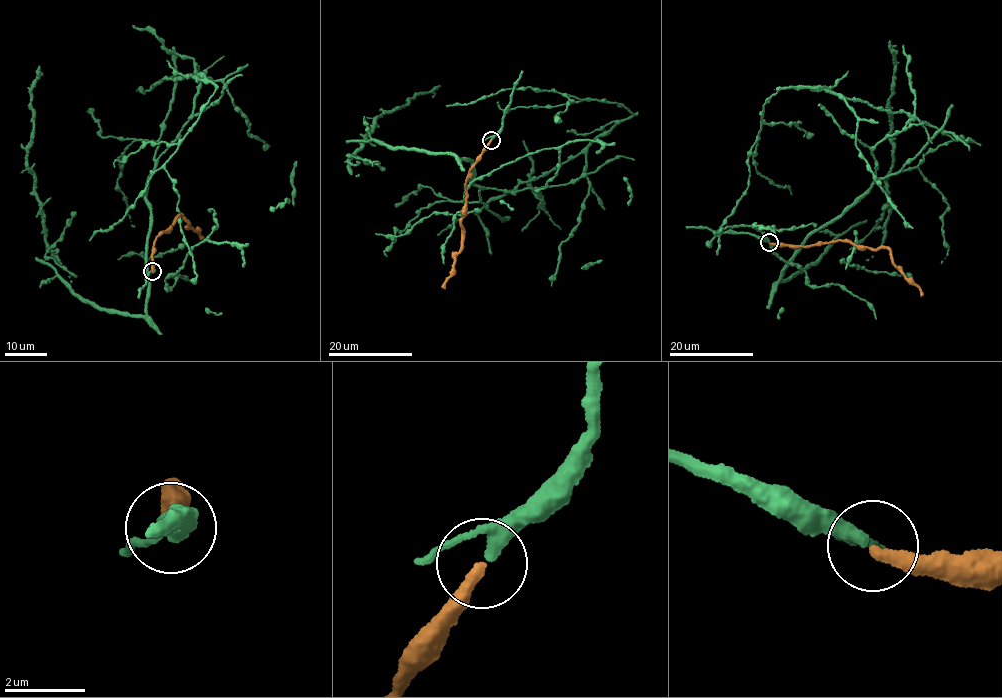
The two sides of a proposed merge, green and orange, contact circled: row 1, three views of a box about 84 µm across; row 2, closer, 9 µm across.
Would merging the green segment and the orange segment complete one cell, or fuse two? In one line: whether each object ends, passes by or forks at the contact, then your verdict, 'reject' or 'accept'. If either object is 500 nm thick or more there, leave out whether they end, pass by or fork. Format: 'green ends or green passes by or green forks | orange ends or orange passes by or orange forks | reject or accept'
green passes by | orange ends | accept

